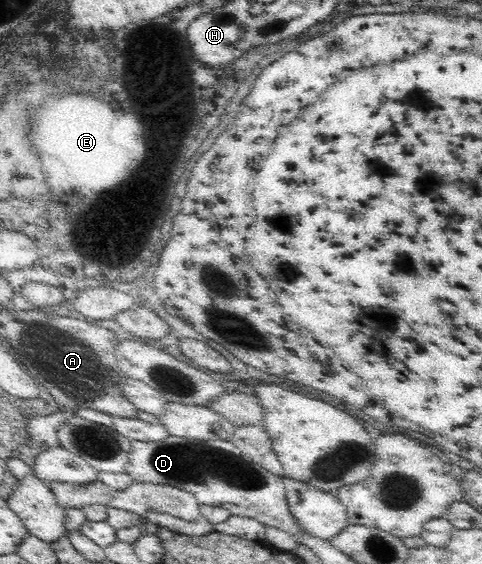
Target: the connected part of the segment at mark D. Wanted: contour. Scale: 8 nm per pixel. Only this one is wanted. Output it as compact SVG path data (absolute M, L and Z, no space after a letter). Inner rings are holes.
M168 435L159 442L130 441L130 446L124 472L135 483L183 489L193 494L199 505L219 506L231 515L255 518L264 526L286 531L298 542L307 535L287 508L283 479L245 458L229 440L197 441Z

